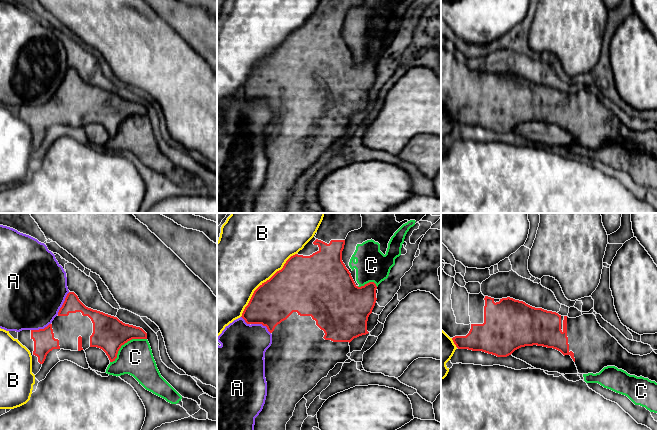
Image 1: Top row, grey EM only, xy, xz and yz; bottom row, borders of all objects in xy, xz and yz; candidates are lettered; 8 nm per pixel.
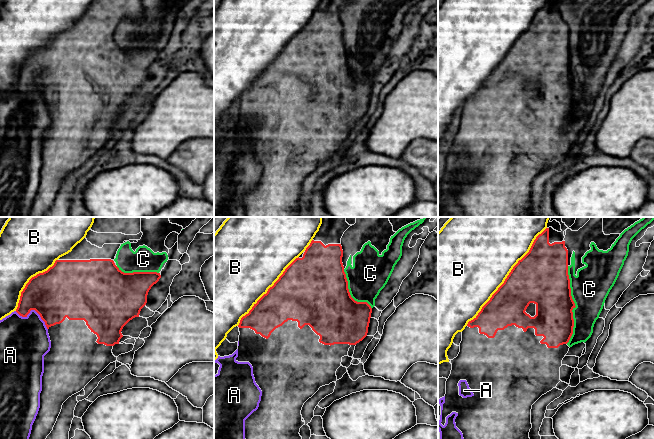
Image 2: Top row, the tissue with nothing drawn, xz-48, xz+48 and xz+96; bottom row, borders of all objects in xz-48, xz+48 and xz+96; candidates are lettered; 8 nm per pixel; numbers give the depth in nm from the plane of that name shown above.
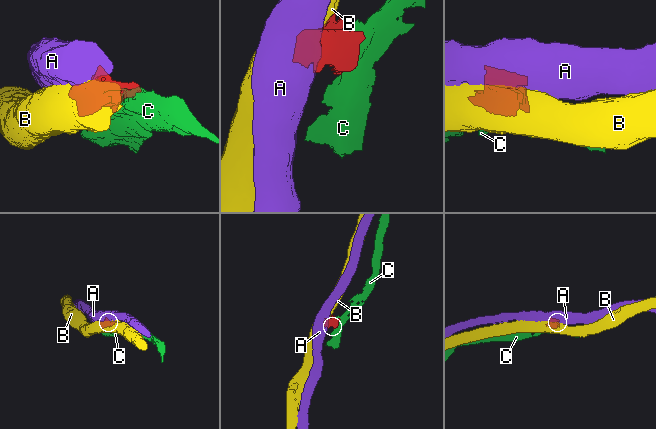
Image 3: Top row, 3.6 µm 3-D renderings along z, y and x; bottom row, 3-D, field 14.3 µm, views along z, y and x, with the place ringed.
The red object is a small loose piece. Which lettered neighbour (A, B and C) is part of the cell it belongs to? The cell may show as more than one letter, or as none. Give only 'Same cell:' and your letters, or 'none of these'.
Same cell: none of these

